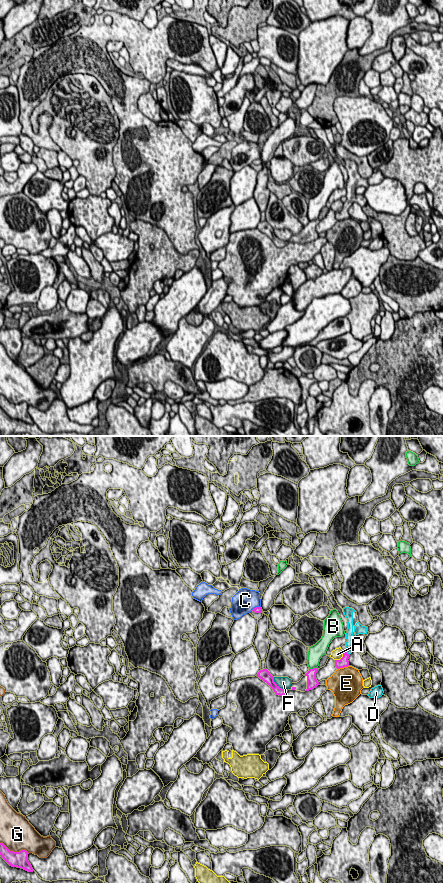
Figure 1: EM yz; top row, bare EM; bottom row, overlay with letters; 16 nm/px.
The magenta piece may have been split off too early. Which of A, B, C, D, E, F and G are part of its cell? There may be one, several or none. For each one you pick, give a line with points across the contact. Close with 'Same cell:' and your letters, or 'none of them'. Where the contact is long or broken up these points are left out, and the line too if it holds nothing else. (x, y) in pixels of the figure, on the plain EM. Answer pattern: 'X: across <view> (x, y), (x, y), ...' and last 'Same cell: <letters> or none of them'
D: across yz (343, 214), (346, 204), (350, 200)
Same cell: D

